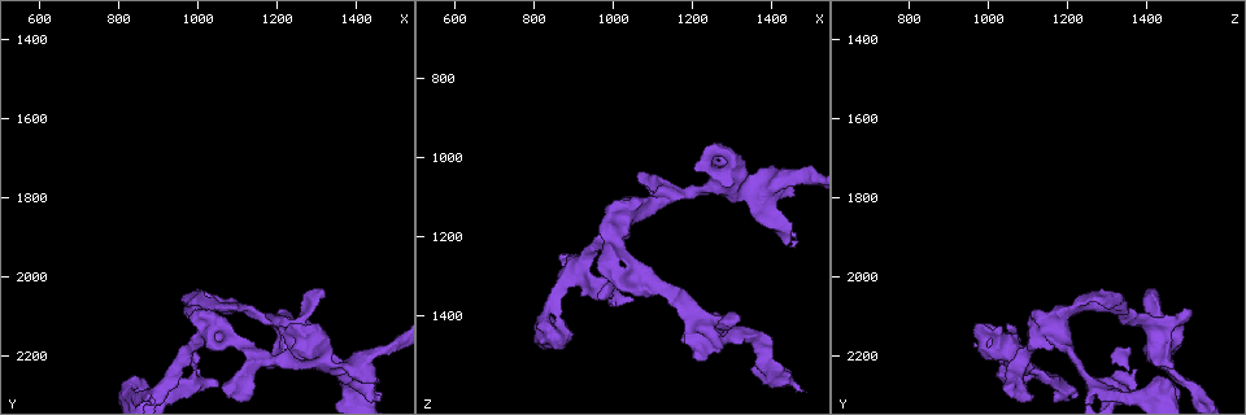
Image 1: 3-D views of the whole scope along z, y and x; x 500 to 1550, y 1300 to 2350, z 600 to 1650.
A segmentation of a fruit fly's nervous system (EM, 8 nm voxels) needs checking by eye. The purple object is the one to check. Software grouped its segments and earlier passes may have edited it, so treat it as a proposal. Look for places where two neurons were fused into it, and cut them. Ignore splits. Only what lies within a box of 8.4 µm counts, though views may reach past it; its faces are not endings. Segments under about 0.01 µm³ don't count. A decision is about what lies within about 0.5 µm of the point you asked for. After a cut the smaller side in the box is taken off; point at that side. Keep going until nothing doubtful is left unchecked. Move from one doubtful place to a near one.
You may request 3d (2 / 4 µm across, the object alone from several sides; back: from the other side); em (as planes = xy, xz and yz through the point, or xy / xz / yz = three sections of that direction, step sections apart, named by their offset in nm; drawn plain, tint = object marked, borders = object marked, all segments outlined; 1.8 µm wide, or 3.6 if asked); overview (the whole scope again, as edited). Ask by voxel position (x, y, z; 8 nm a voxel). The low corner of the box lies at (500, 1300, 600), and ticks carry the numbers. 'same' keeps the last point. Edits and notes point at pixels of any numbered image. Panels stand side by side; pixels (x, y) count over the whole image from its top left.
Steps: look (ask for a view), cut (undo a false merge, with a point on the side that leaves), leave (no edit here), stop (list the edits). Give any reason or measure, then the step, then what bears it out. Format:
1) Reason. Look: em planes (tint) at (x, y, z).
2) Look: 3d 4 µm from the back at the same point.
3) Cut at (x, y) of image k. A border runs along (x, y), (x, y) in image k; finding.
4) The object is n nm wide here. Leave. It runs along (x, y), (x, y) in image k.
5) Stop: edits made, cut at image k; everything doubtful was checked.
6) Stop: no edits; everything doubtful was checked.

Abrupt turn. Look: 3d 2 µm at (1425, 2245, 1055).

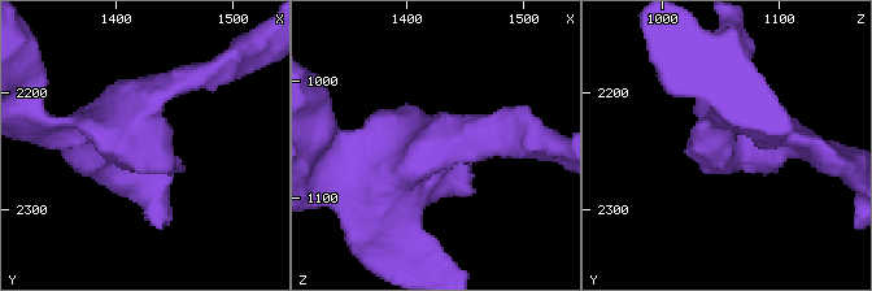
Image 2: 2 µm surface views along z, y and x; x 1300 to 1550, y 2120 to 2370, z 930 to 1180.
Look: em planes (plain) at (1436, 2252, 1052).

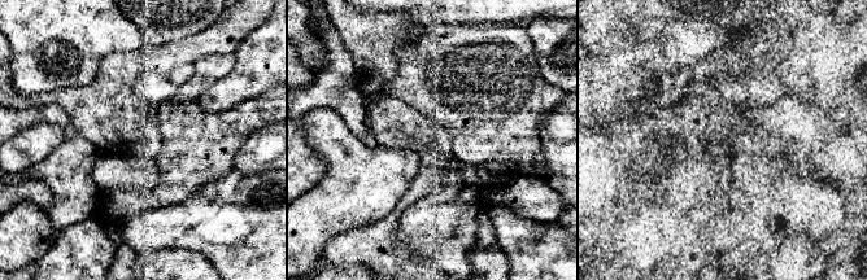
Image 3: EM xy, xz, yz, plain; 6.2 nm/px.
Look: em planes (tint) at the same point.

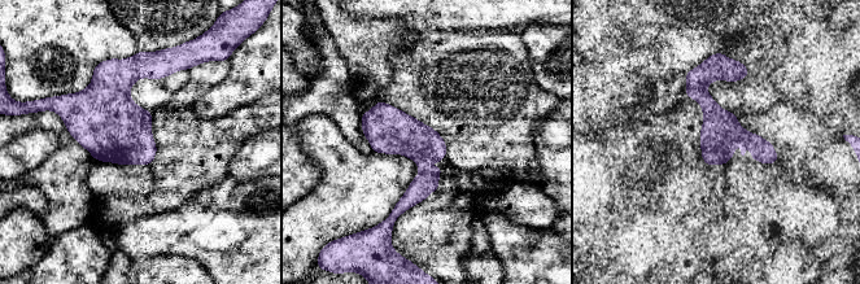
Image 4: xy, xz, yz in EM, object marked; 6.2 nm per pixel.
Leave. It runs along (711, 65), (708, 106), (773, 160) in image 4; one neuron here.

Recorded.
Look: 3d 4 µm at (1015, 2140, 1175).

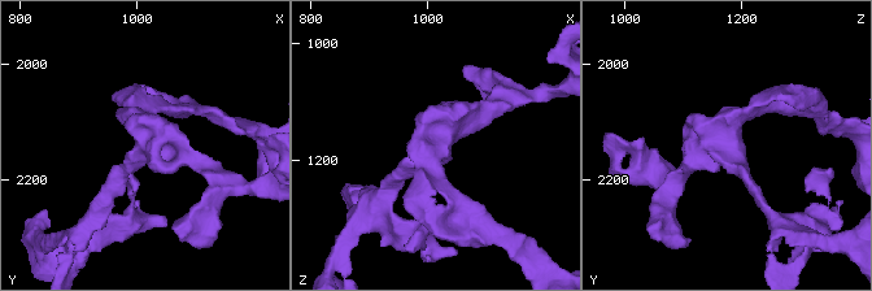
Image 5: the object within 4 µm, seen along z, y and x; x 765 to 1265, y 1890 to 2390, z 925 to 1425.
Look: em xz step 16 (tint) at (1015, 2145, 1180).

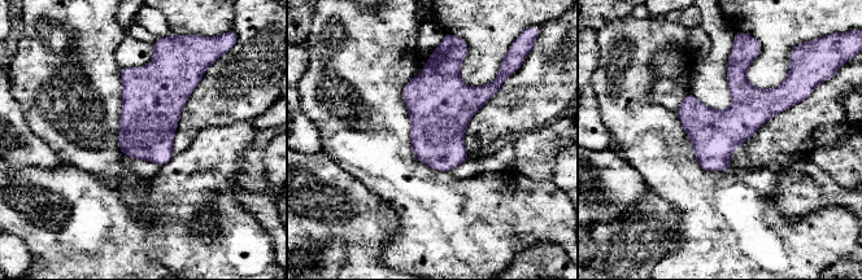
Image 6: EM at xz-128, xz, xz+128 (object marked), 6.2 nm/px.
Another direction. Look: em planes (borders) at the same point.

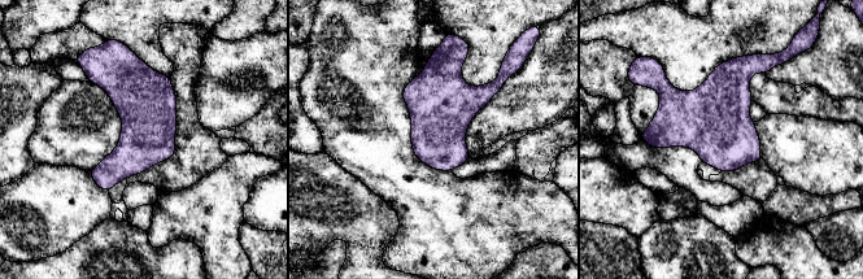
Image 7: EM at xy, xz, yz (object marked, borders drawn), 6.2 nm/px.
Leave. Continuous, no second neuron.

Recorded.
Four-way junction. Look: em planes (tint) at (905, 2290, 1300).

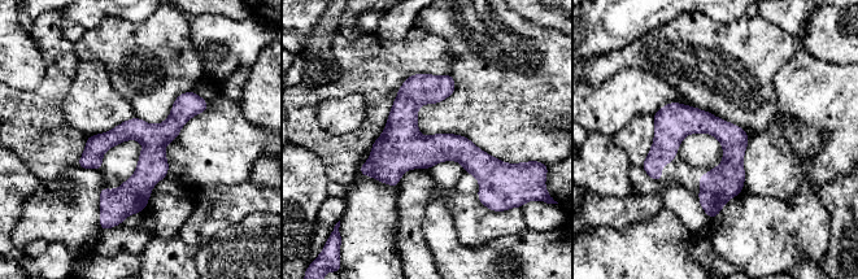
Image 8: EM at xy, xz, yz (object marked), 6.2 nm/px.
Leave. It runs along (194, 96), (153, 143), (122, 214) in image 8; one neuron here.

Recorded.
Thick turns thin. Look: em 3.6 µm planes (tint) at (850, 2275, 1450).

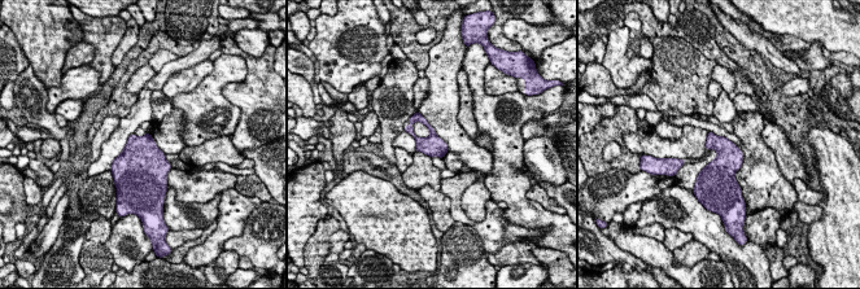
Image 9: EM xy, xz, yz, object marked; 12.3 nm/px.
Leave. Continuous, no second neuron.

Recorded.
Stop: no edits; everything doubtful was checked.

